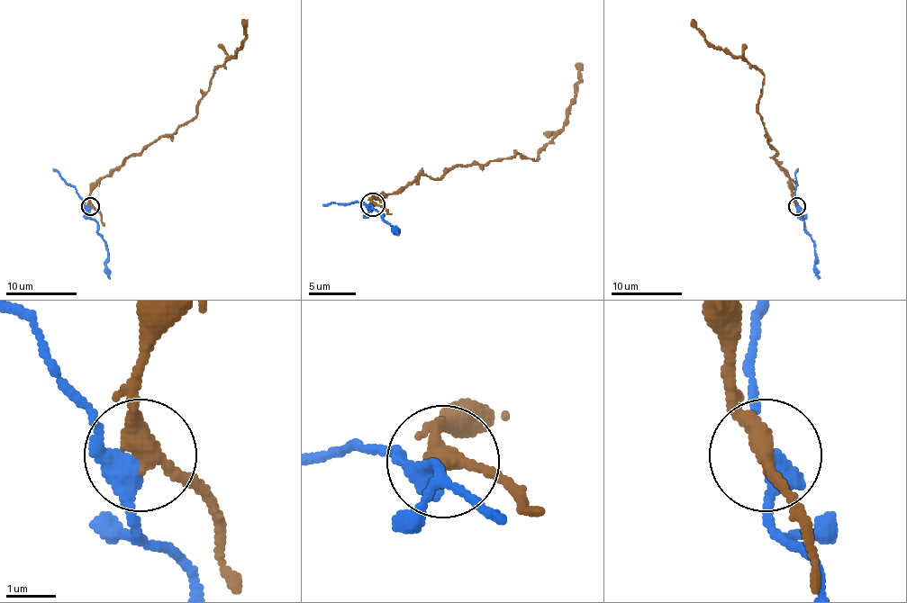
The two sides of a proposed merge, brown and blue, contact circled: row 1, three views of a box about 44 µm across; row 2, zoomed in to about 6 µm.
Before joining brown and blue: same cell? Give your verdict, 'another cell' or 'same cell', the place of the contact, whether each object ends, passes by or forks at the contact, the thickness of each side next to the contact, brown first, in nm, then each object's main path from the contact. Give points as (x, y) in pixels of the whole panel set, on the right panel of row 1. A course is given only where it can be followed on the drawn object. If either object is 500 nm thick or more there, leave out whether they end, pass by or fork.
another cell | (797, 206) | brown passes by | blue passes by | 340/360 nm | brown via (797, 206), (758, 114), (764, 76), (714, 47), (691, 19) | blue via (797, 206), (797, 216), (811, 238), (815, 273), (820, 278)

